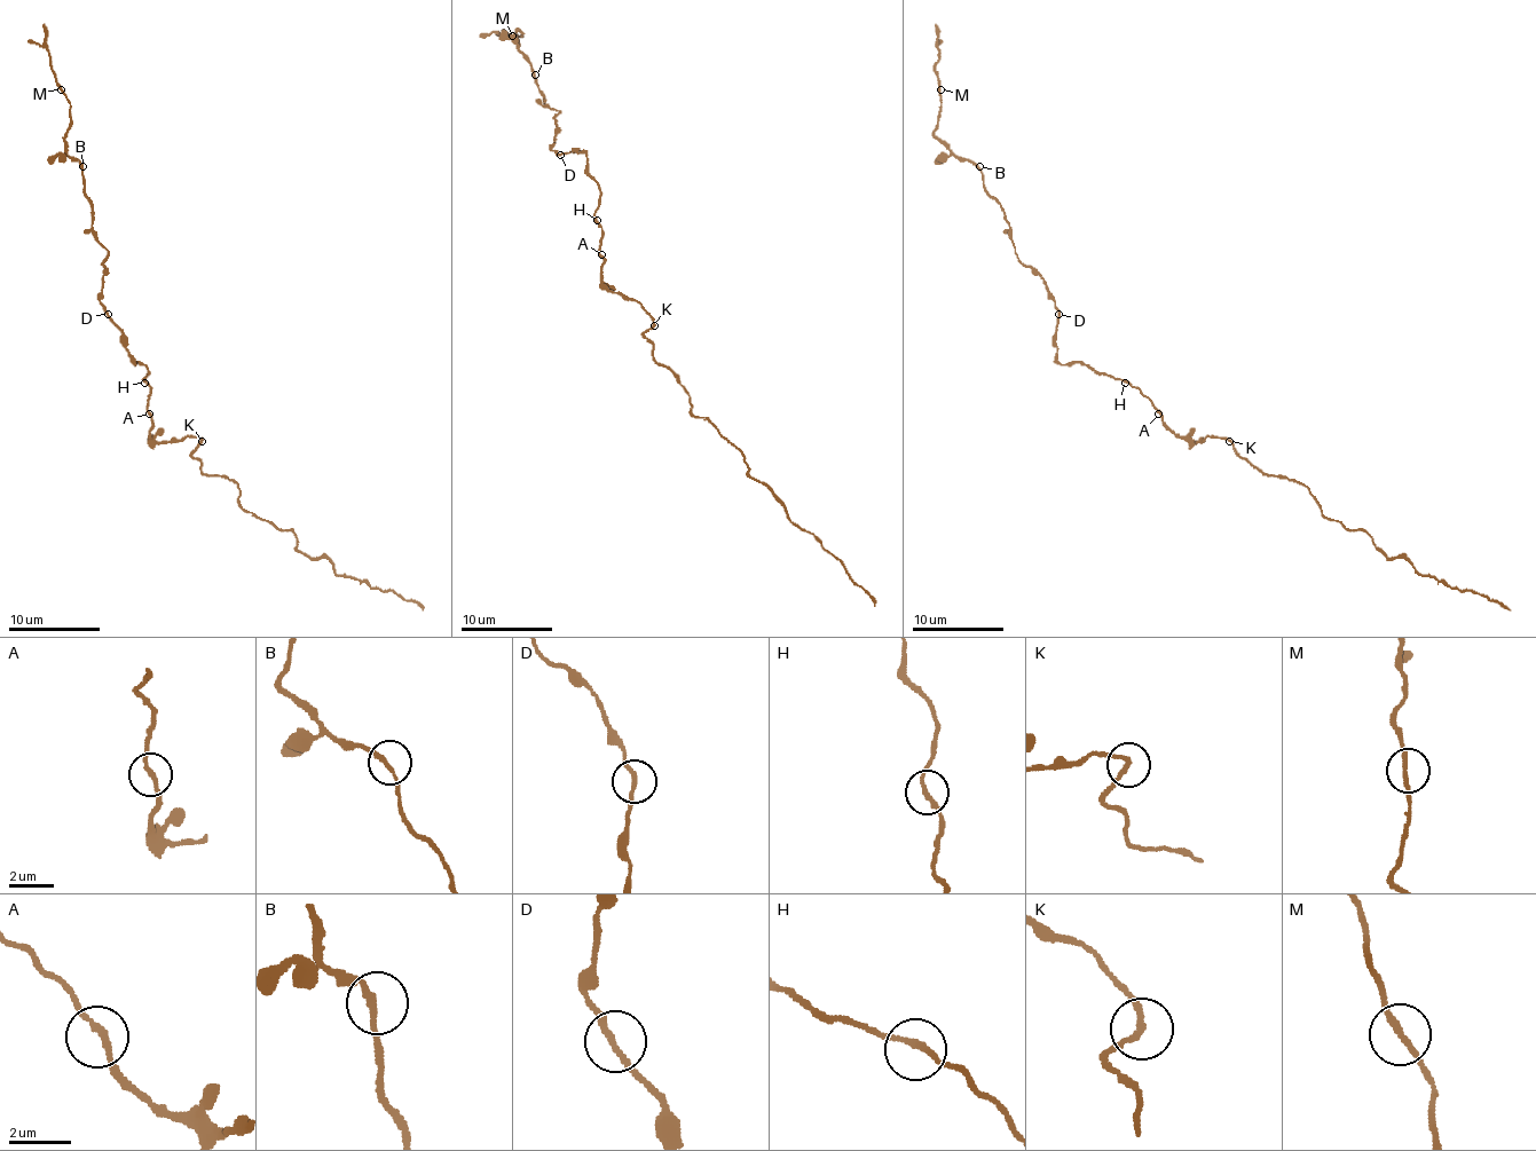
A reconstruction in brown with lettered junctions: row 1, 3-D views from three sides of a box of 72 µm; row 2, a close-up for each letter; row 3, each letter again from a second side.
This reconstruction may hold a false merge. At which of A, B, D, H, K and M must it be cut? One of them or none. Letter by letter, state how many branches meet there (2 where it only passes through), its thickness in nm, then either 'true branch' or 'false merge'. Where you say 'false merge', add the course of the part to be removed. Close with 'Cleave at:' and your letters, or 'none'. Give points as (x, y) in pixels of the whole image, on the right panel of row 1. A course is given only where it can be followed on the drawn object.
A: 2 | 190 nm | true branch
B: 2 | 190 nm | true branch
D: 2 | 200 nm | true branch
H: 2 | 190 nm | true branch
K: 2 | 190 nm | true branch
M: 2 | 190 nm | true branch
Cleave at: none

